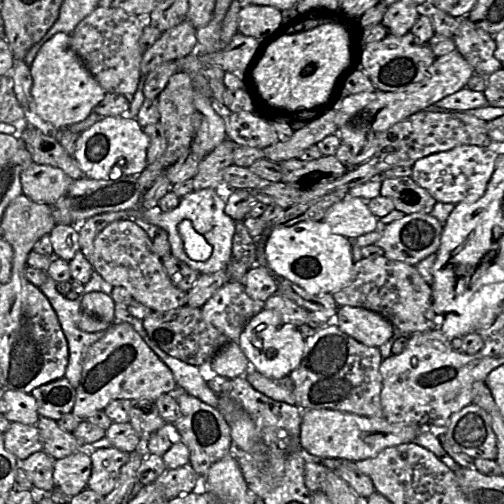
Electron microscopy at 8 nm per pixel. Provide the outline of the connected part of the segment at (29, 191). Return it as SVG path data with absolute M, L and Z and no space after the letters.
M35 162L20 175L23 194L34 202L47 205L60 199L73 180L59 168Z

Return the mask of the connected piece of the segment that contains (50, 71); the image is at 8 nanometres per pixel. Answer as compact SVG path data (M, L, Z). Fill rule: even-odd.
M59 32L46 41L32 65L30 110L57 129L85 120L106 92L70 47L70 35Z

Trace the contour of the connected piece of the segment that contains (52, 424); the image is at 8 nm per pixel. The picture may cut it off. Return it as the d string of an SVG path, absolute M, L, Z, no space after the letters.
M39 417L36 426L43 445L42 450L54 459L85 449L71 432L62 429L53 419Z

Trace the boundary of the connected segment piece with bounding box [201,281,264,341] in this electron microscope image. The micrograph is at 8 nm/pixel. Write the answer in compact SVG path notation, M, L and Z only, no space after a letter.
M229 281L201 307L203 318L230 340L238 338L248 322L263 309L264 302L253 299L242 282Z

